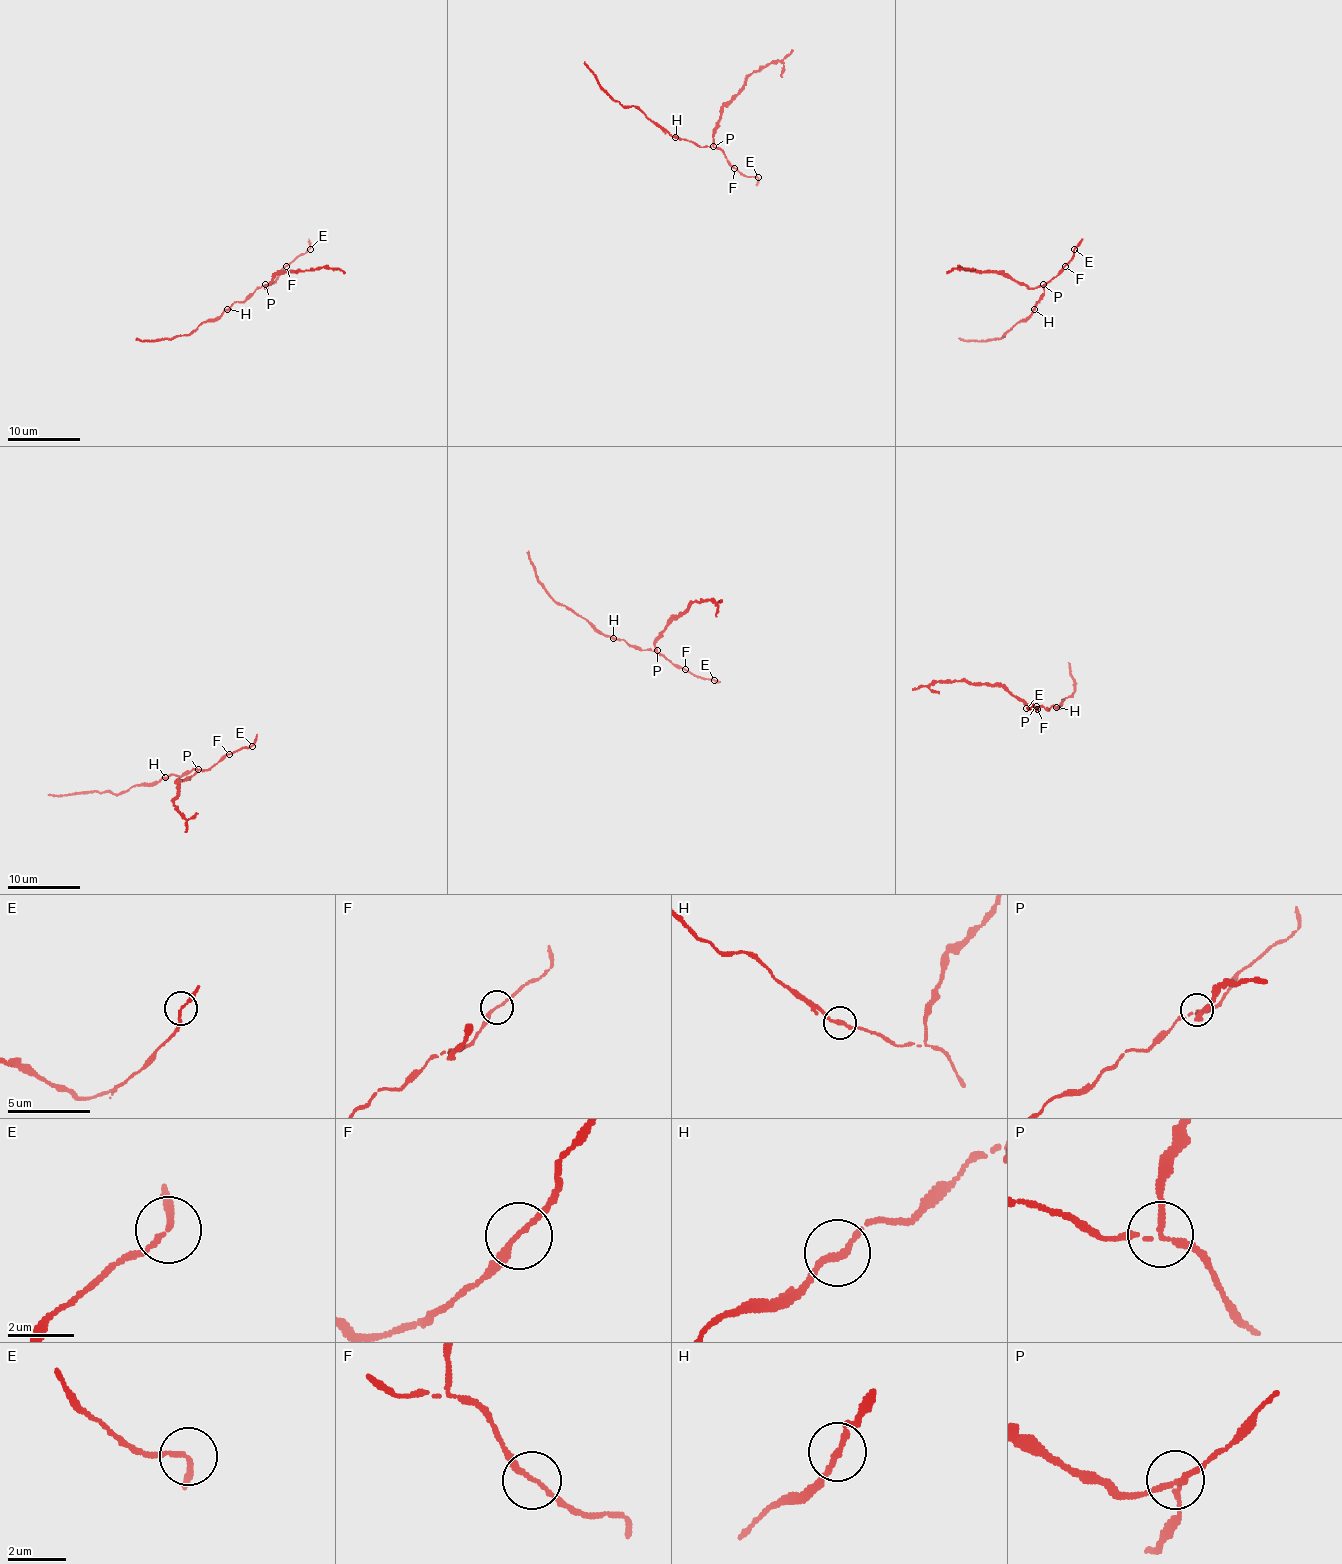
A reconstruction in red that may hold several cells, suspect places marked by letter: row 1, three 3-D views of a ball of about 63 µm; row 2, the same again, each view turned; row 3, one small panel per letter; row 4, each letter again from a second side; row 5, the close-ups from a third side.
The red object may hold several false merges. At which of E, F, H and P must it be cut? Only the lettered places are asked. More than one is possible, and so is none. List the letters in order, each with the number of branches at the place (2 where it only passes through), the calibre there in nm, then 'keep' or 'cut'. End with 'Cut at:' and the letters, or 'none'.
E: 2 | 150 nm | keep
F: 2 | 160 nm | keep
H: 2 | 200 nm | cut
P: 3 | 150 nm | cut
Cut at: H, P

